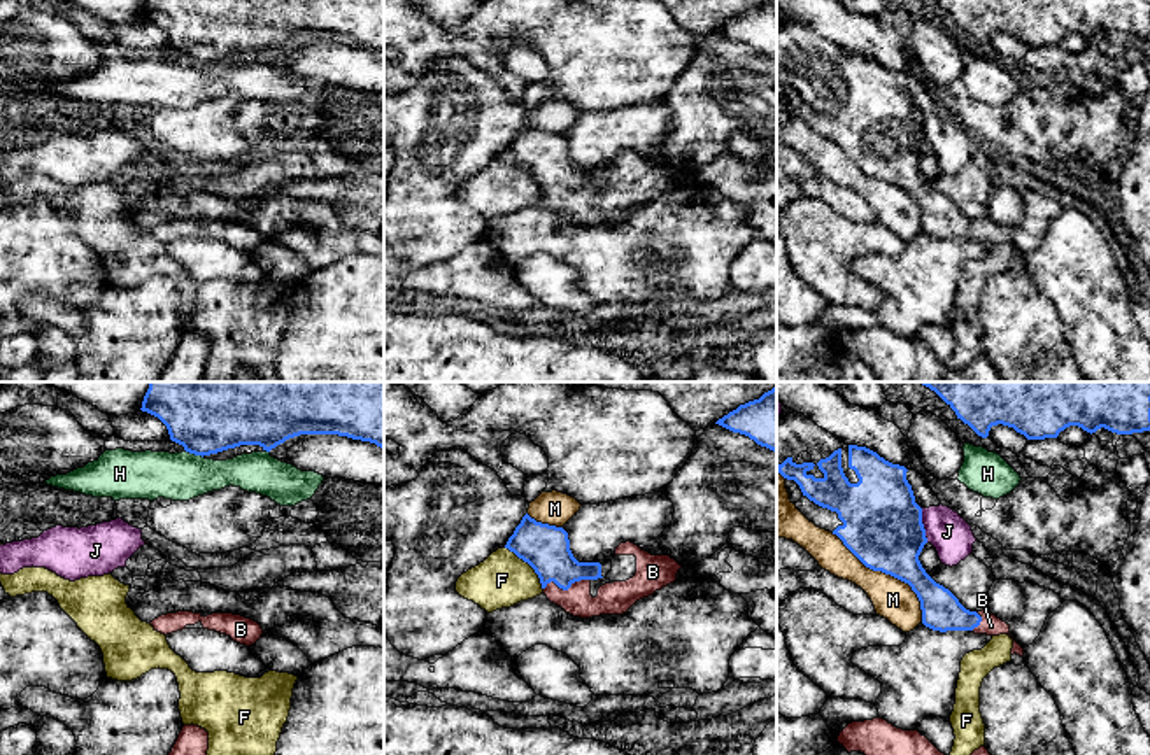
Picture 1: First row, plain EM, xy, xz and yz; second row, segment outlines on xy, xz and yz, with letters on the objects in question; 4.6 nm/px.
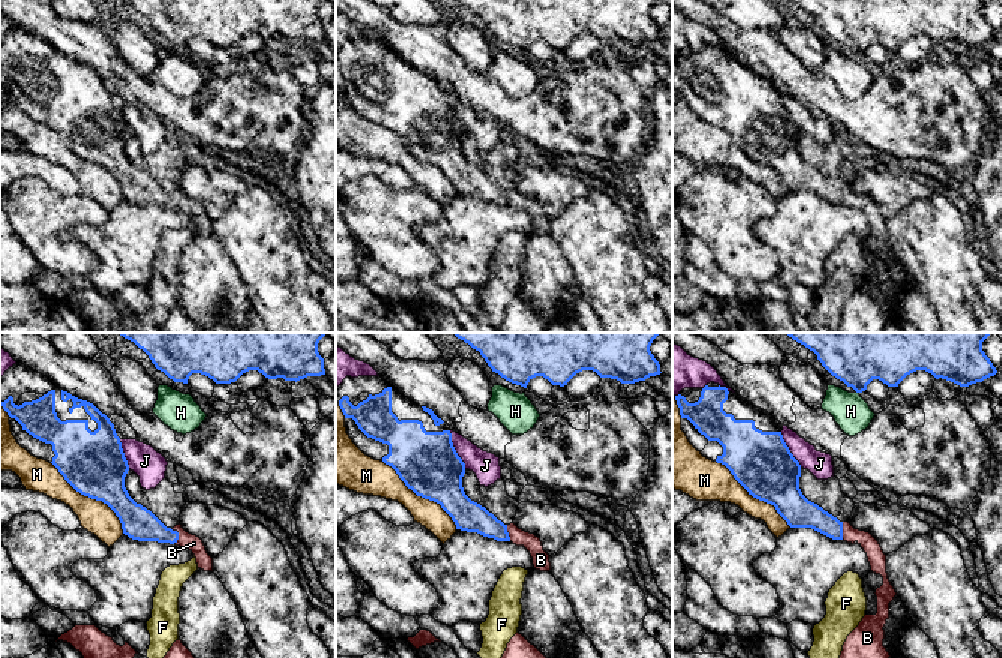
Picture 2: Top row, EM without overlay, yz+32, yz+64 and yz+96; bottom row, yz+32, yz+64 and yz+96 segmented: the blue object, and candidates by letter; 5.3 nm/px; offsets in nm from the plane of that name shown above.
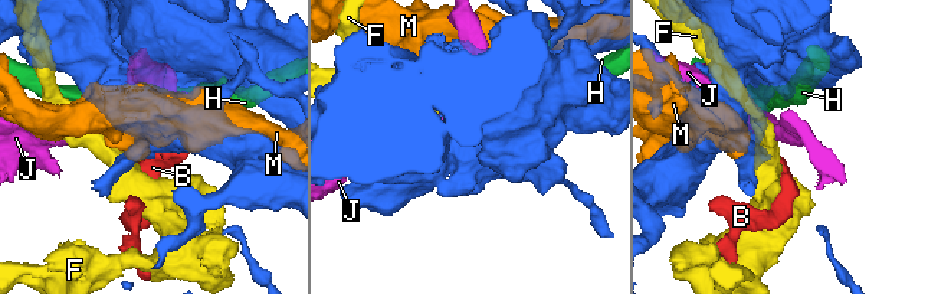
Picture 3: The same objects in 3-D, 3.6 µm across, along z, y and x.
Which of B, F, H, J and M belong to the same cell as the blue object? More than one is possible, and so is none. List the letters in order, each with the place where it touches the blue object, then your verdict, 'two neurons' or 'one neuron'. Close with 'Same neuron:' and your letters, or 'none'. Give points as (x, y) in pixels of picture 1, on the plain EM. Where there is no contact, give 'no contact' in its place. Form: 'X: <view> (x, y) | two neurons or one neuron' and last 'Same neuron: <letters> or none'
B: xz (567, 197) | one neuron
F: xz (528, 170) | two neurons
H: xy (195, 62) | two neurons
J: yz (922, 134) | two neurons
M: yz (887, 181) | two neurons
Same neuron: B

